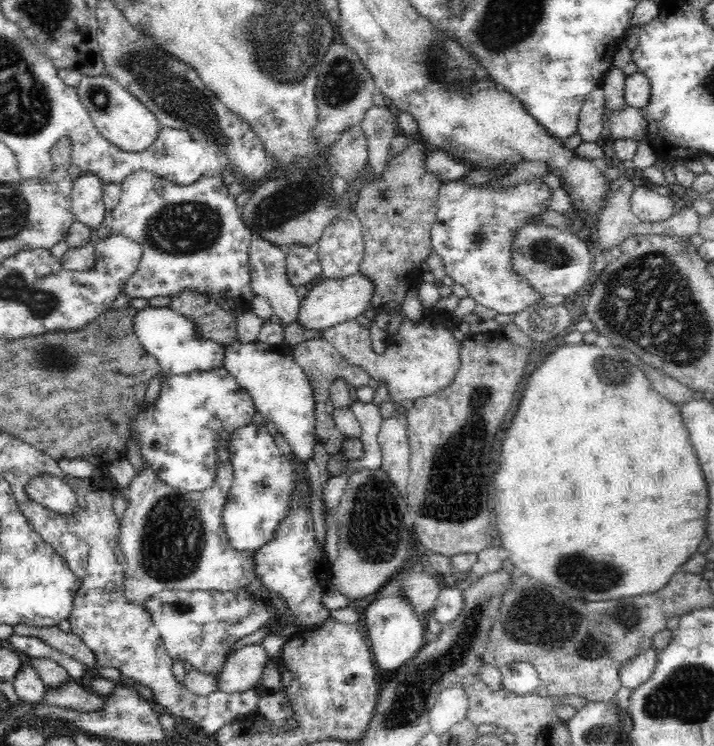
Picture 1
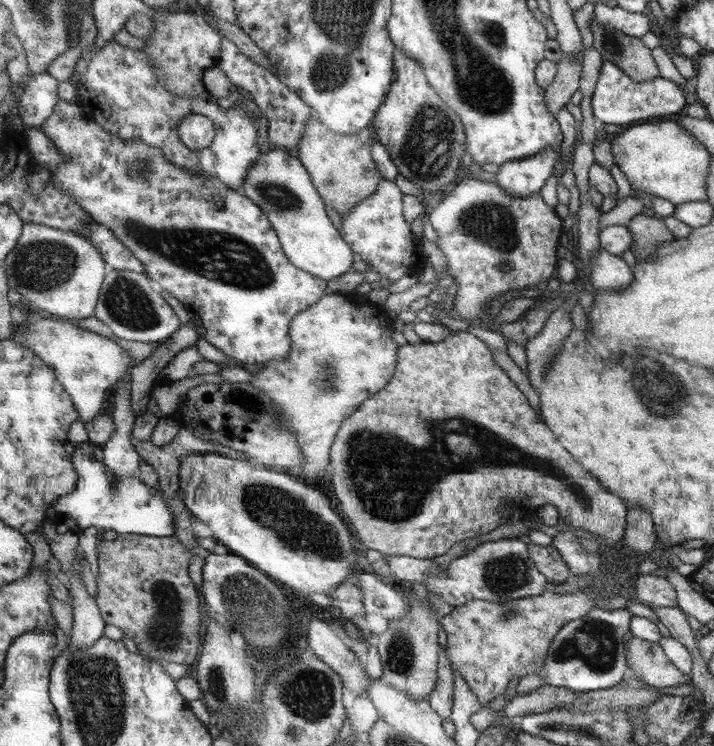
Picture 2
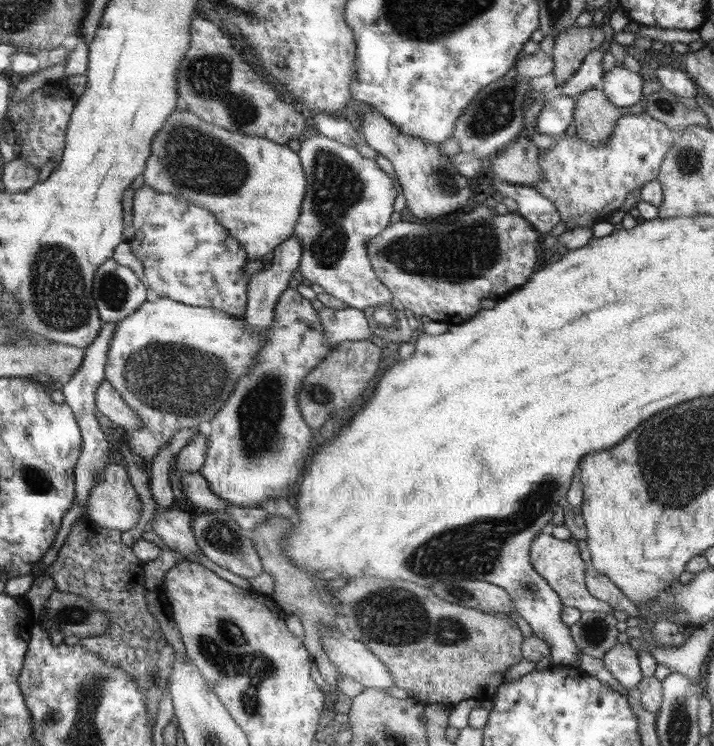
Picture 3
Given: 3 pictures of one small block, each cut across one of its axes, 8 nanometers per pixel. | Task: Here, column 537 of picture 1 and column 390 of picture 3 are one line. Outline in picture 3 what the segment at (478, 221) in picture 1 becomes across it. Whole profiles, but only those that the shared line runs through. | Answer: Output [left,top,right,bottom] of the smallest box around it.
[295,131,396,311]

